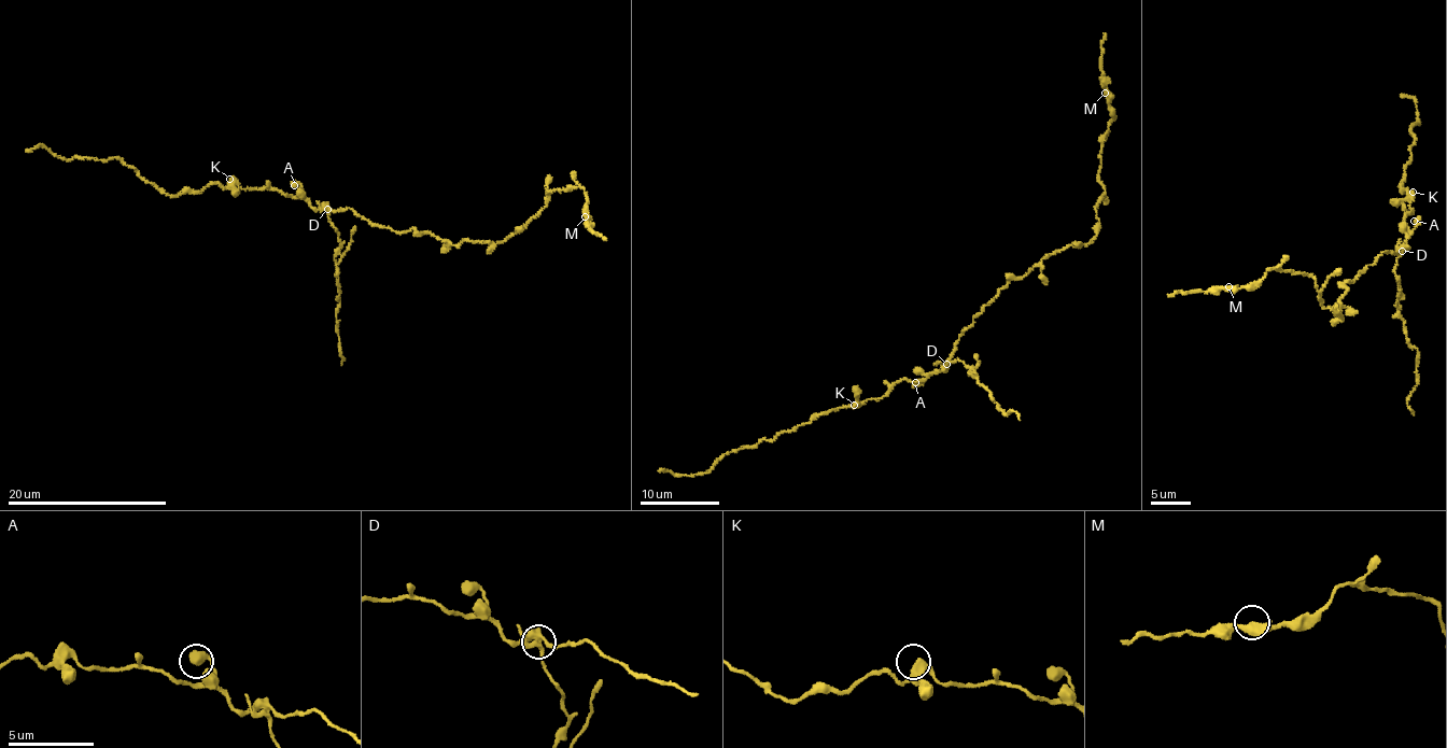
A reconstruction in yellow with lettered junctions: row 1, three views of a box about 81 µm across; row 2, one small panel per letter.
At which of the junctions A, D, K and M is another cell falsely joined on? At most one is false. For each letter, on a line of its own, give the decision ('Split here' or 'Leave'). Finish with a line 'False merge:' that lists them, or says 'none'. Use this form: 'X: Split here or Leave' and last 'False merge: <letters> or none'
A: Leave
D: Split here
K: Leave
M: Leave
False merge: D

